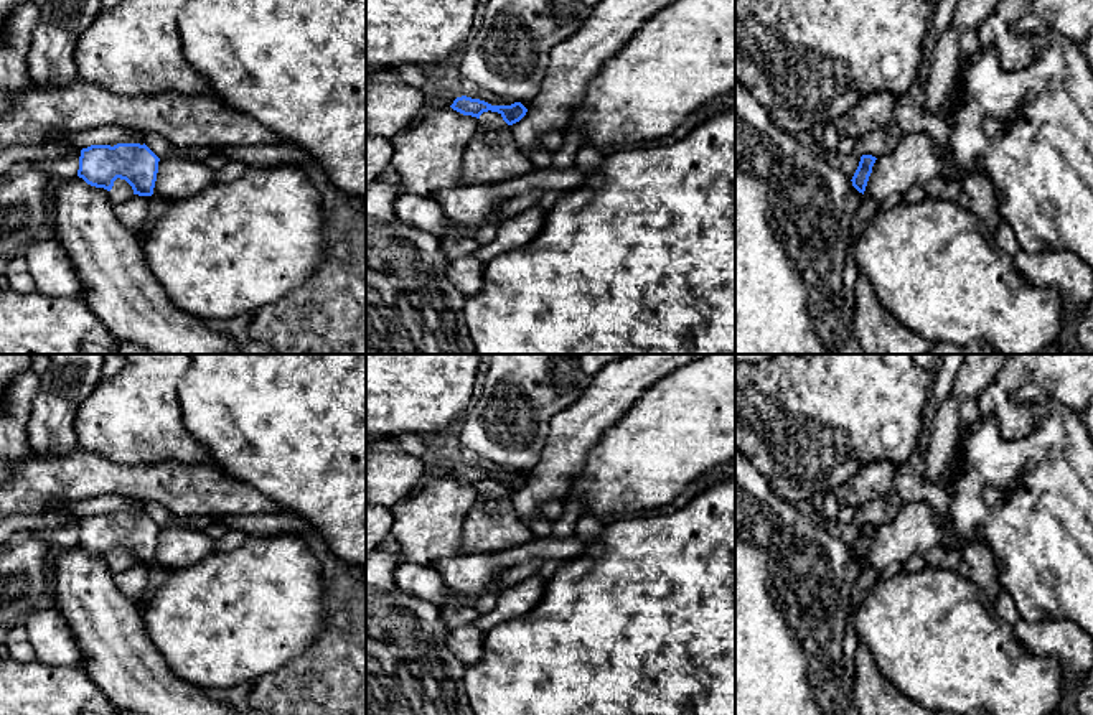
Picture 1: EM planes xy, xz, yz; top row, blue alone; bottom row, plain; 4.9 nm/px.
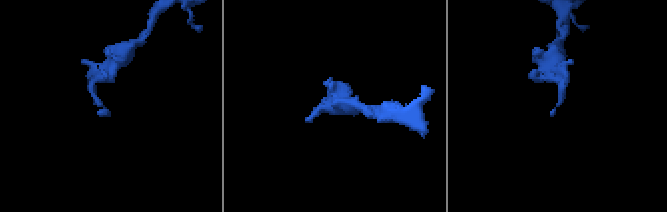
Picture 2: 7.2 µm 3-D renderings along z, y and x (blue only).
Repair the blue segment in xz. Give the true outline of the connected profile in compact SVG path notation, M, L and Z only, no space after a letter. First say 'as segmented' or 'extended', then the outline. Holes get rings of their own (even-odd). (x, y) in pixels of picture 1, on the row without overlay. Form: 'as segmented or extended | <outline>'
as segmented | M467 465L457 466L450 474L453 479L480 488L483 481L498 481L508 494L519 491L528 478L521 471L514 471L511 474L491 474L480 468L471 468Z

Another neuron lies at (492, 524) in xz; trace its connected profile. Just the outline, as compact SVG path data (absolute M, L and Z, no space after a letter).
M483 481L480 496L463 521L462 552L491 554L528 544L532 534L498 481Z

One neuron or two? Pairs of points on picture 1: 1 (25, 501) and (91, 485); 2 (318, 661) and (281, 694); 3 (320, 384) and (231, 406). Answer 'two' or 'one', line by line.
1: one
2: one
3: one

